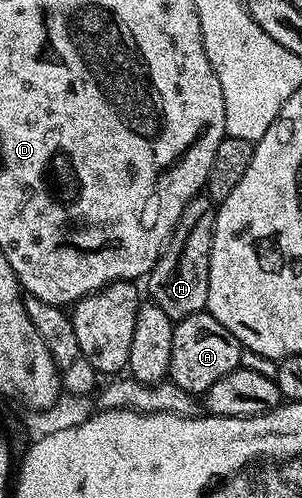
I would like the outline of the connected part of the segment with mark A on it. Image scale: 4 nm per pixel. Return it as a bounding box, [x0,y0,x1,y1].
[168,310,242,397]

